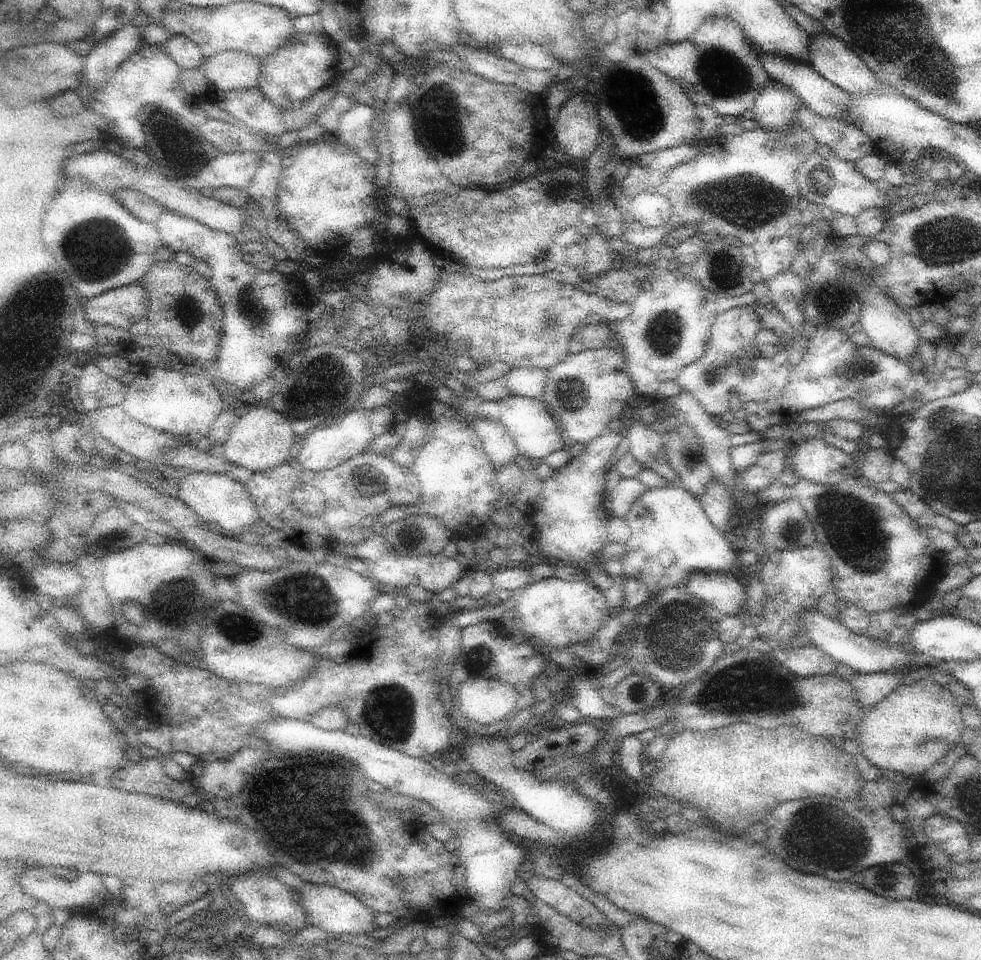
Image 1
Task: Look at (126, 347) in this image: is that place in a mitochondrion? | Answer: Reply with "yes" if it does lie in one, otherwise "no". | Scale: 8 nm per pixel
no

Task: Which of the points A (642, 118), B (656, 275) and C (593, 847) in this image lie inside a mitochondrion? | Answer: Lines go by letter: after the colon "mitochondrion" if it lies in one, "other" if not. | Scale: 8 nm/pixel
A: mitochondrion
B: other
C: other

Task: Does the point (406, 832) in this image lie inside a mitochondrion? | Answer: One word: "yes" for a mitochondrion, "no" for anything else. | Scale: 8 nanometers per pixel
no

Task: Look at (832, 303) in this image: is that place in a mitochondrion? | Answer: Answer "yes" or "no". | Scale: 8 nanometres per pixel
yes

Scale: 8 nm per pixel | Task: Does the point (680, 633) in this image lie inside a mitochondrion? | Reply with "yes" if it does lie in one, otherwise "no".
yes

